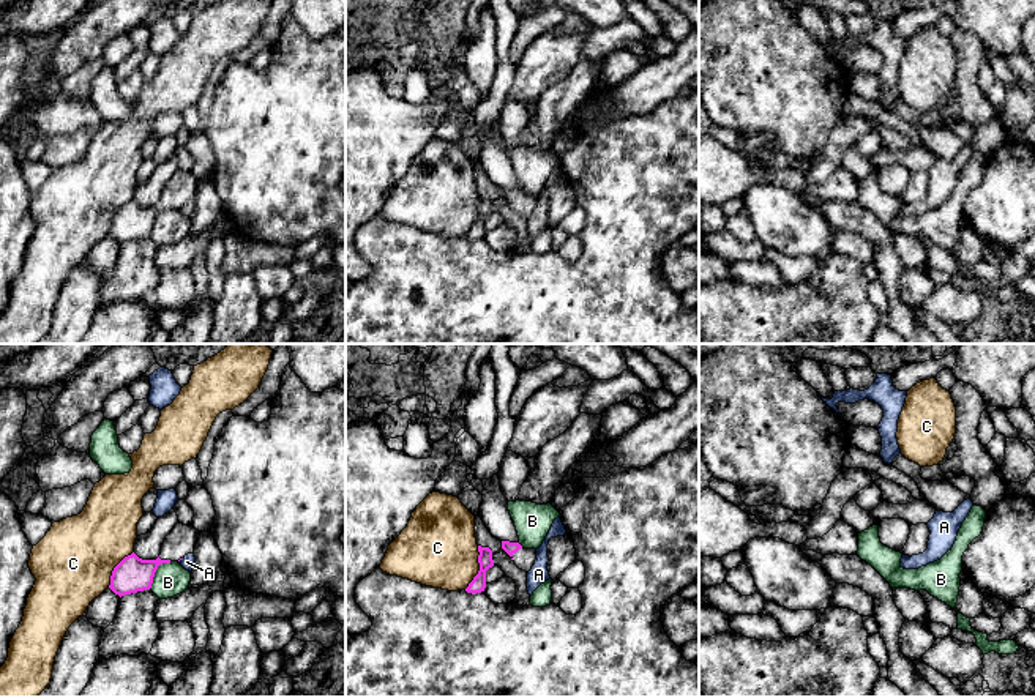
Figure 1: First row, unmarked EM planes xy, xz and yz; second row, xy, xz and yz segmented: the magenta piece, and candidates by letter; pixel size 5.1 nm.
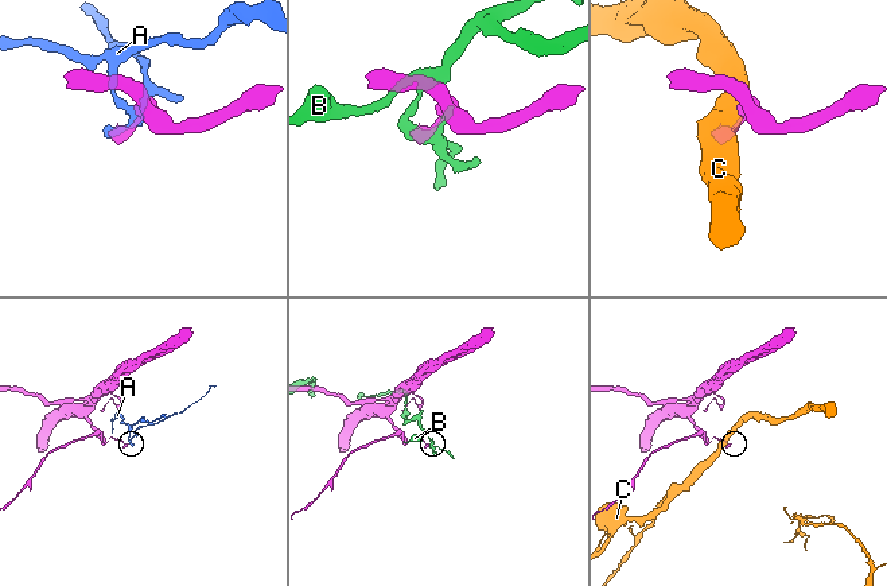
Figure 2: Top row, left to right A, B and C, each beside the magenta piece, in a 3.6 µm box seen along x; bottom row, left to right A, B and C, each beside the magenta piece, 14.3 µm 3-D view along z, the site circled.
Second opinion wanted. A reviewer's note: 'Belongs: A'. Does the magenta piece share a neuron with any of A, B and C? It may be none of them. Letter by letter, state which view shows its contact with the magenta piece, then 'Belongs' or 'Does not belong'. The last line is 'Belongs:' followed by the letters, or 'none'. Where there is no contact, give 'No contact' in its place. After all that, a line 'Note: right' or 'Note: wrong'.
A: No contact. Does not belong
B: Touches magenta in xy. Does not belong
C: Touches magenta in xz. Does not belong
Belongs: none
Note: wrong

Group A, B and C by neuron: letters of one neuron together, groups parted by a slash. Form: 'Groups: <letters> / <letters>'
Groups: A / B / C

